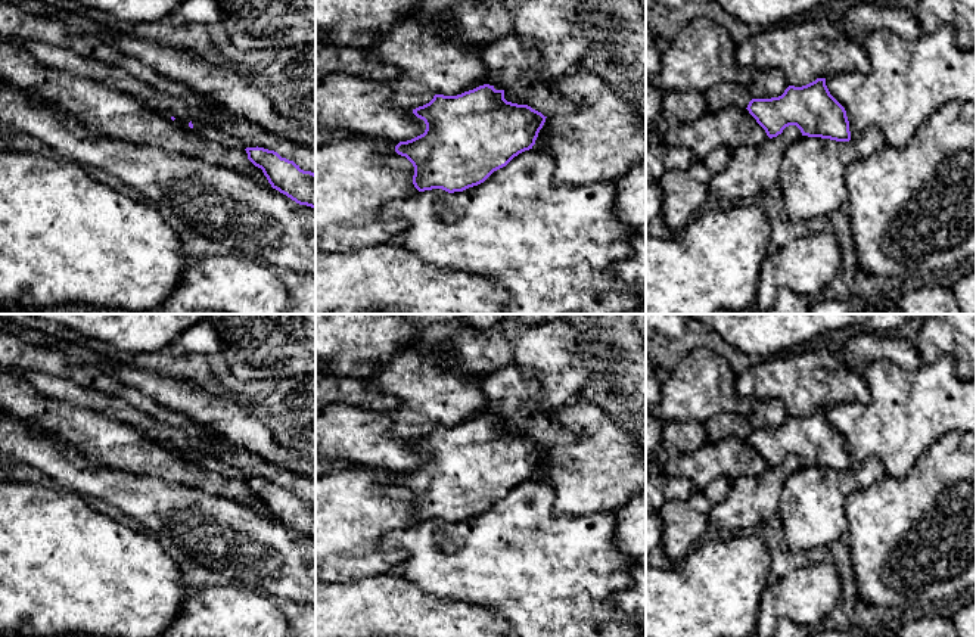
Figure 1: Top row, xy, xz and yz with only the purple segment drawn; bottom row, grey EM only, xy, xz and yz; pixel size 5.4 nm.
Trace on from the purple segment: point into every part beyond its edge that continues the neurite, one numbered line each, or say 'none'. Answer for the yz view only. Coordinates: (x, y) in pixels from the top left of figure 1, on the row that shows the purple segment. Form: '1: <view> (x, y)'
none

